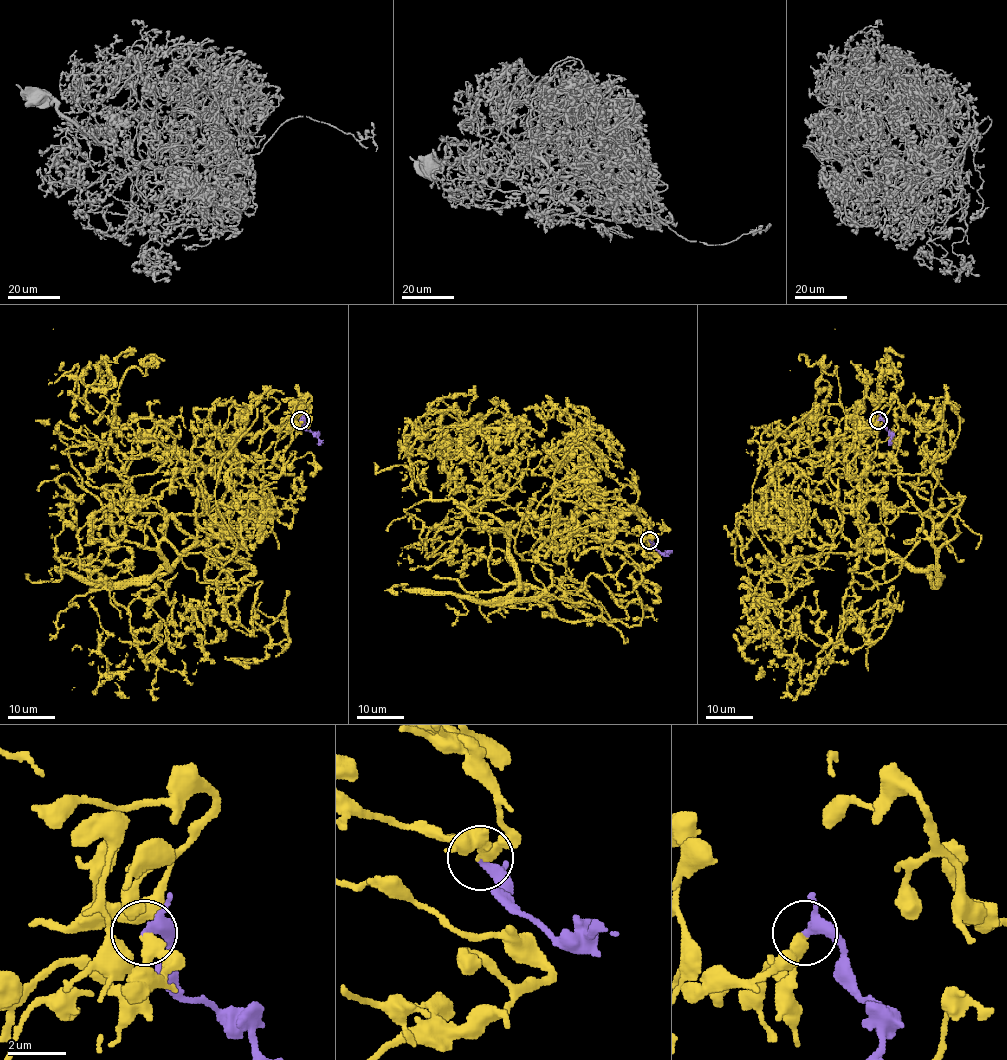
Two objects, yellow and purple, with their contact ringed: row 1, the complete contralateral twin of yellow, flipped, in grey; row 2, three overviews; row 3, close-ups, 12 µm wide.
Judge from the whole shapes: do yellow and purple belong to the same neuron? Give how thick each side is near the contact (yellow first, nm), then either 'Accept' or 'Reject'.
Thickness 320 nm (yellow) against 260 nm. Accept

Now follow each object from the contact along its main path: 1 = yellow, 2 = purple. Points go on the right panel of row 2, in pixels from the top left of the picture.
1: (879, 420), (747, 643), (761, 490), (815, 499), (771, 468), (782, 493)
2: (879, 420), (883, 421), (890, 432), (888, 445)

